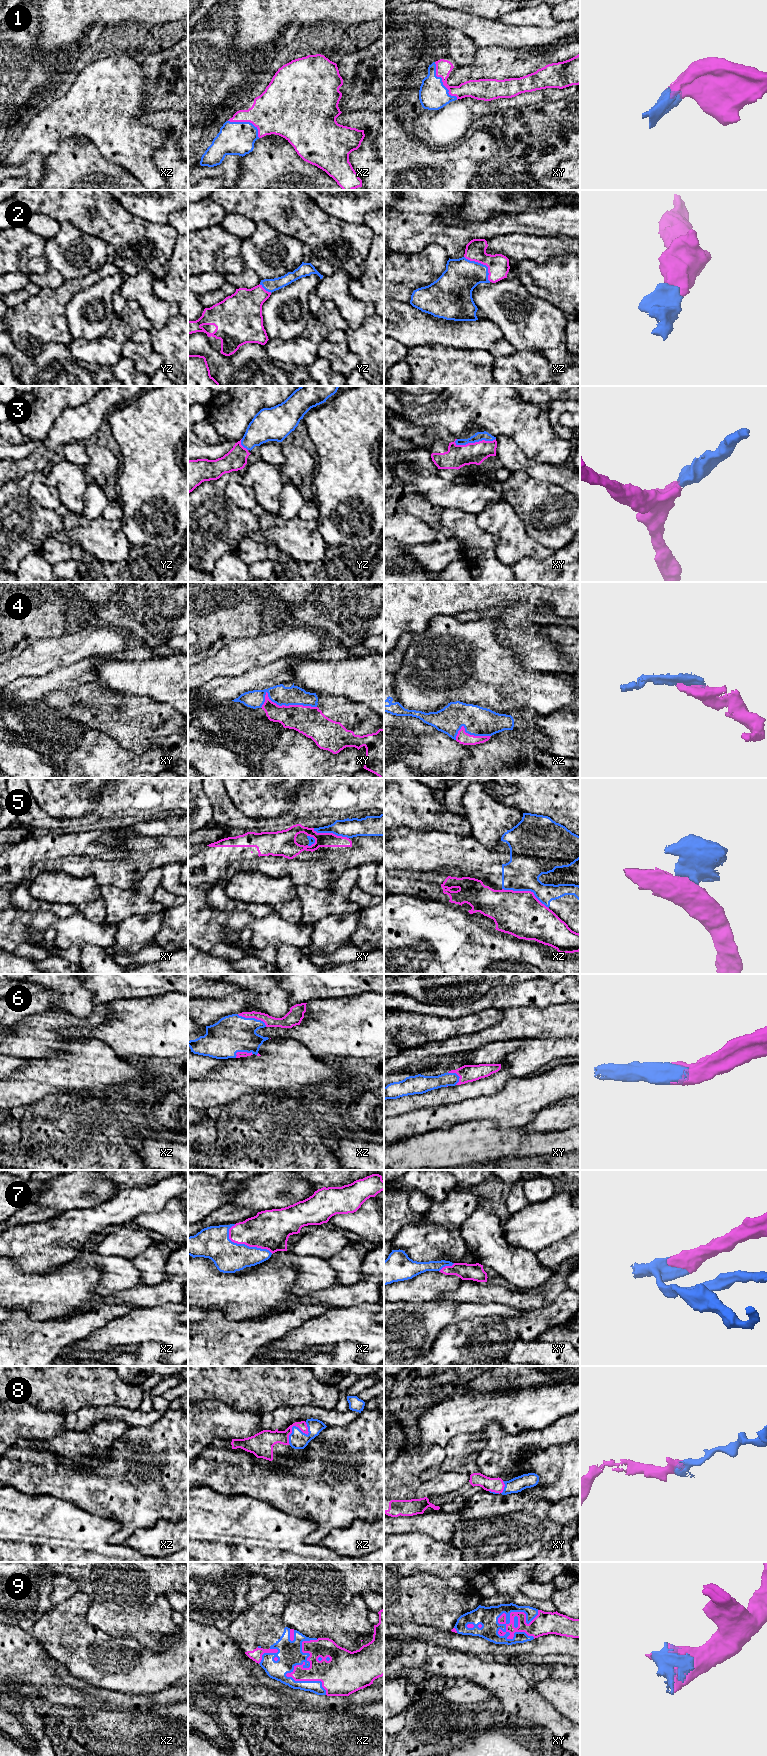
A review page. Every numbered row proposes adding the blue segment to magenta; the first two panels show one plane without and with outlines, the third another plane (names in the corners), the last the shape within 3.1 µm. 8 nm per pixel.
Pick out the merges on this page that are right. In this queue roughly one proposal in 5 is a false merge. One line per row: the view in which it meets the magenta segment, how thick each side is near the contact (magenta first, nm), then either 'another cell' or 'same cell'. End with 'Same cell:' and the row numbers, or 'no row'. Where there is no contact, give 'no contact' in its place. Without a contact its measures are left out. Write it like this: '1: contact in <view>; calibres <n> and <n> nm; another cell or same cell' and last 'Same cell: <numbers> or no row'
1: contact in xy; calibres 140 and 240 nm; same cell
2: contact in xz; calibres 180 and 280 nm; same cell
3: contact in xy; calibres 190 and 80 nm; same cell
4: contact in xy; calibres 240 and 160 nm; same cell
5: contact in xz; calibres 360 and 300 nm; another cell
6: contact in xz; calibres 90 and 300 nm; same cell
7: contact in xz; calibres 320 and 260 nm; same cell
8: contact in xz; calibres 140 and 140 nm; same cell
9: contact in xy; calibres 180 and 160 nm; same cell
Same cell: 1, 2, 3, 4, 6, 7, 8, 9

